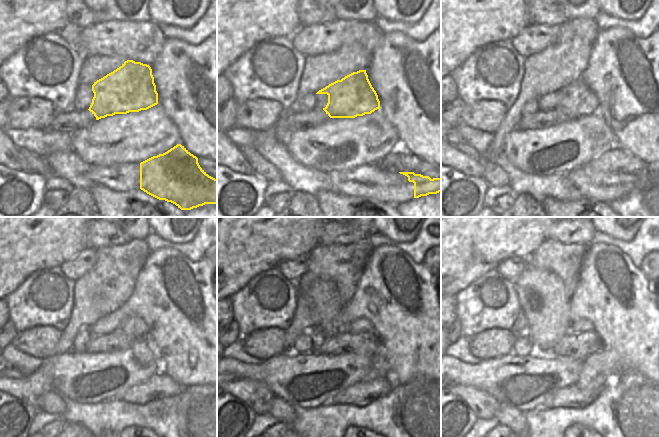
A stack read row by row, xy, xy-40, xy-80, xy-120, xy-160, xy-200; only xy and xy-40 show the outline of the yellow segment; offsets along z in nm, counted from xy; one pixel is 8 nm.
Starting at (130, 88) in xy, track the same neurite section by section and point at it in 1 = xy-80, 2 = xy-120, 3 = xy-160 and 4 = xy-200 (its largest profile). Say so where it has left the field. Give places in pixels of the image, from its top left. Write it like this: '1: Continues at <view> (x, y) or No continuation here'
1: Continues at xy-80 (578, 100)
2: Continues at xy-120 (134, 327)
3: Continues at xy-160 (360, 325)
4: Continues at xy-200 (582, 325).

